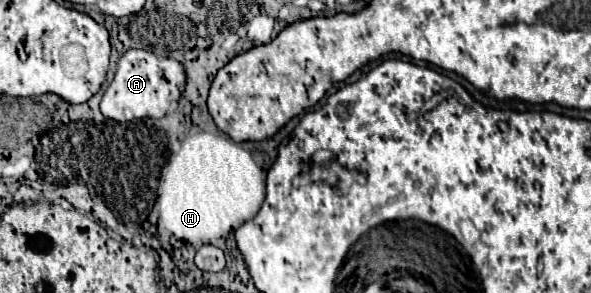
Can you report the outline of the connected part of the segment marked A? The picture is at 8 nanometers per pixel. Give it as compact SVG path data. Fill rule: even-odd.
M127 50L117 66L115 78L101 100L105 118L129 122L137 118L163 118L173 102L185 92L185 68L173 58L159 58L147 50Z

